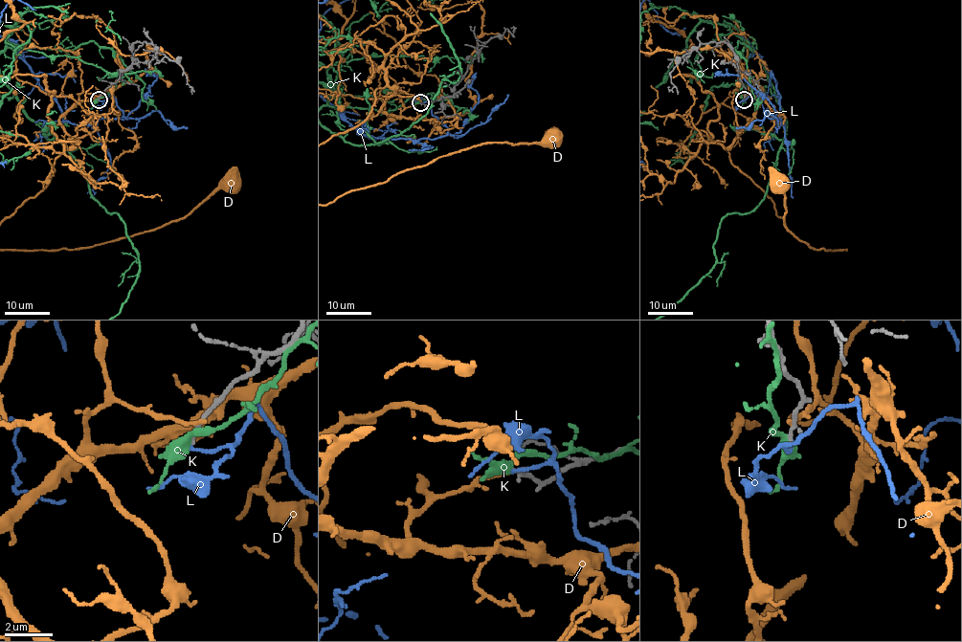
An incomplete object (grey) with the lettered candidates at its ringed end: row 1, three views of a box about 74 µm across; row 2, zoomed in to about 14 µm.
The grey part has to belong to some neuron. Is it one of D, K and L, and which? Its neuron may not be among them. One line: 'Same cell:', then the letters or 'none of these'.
Same cell: none of these

